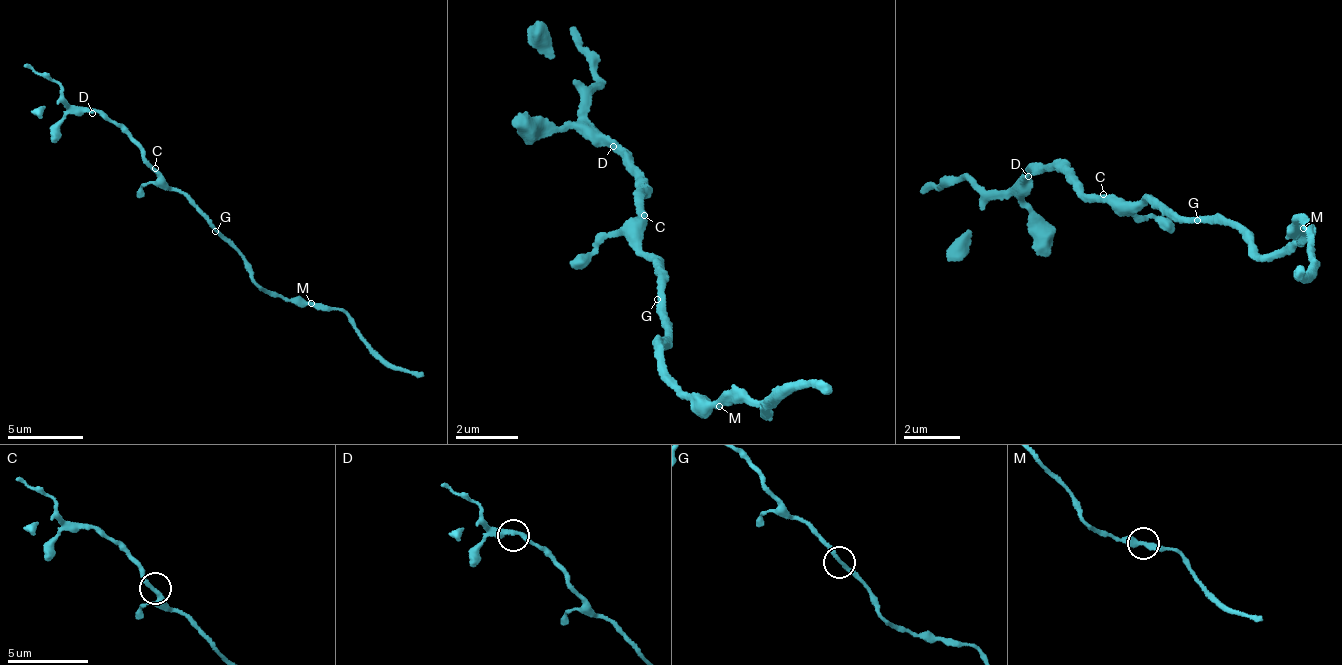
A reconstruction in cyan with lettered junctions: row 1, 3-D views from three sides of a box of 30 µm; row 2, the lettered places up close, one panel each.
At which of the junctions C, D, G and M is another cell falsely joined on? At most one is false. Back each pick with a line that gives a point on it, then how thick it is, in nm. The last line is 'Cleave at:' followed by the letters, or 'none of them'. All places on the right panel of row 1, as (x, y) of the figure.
Cleave at: none of them

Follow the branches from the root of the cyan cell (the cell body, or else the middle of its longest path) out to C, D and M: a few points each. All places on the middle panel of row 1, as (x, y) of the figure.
C: (661, 294), (664, 264), (640, 247), (640, 226), (647, 218), (644, 215)
D: (661, 294), (664, 264), (640, 247), (644, 215), (640, 205), (651, 187), (634, 175), (630, 159), (613, 146)
M: (661, 294), (660, 329), (667, 334), (653, 342), (660, 347), (660, 375), (691, 399), (705, 396), (719, 406)

